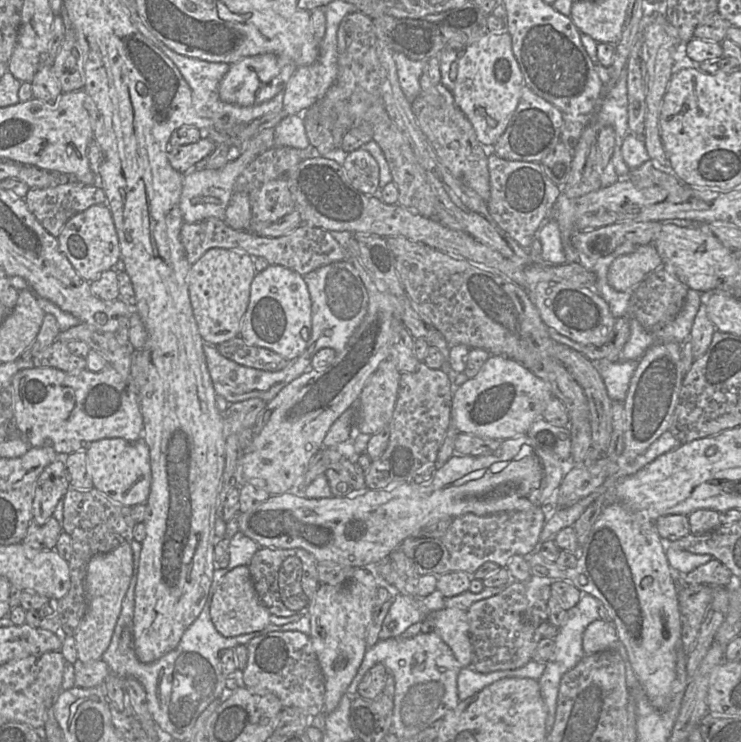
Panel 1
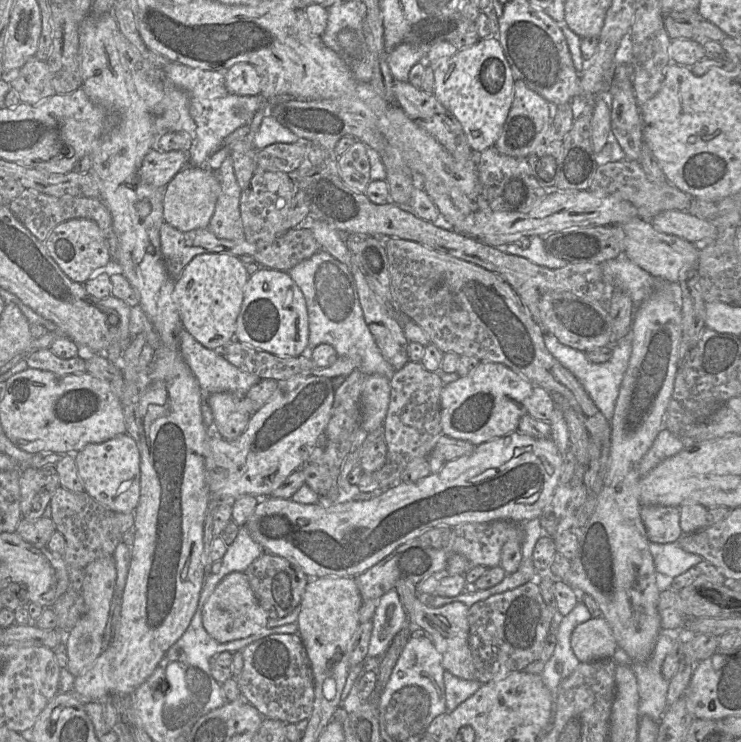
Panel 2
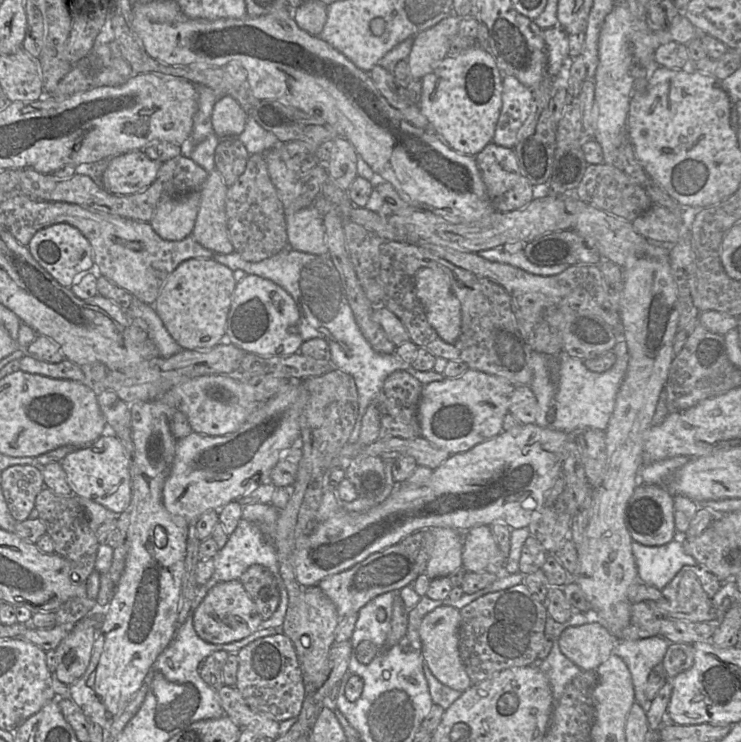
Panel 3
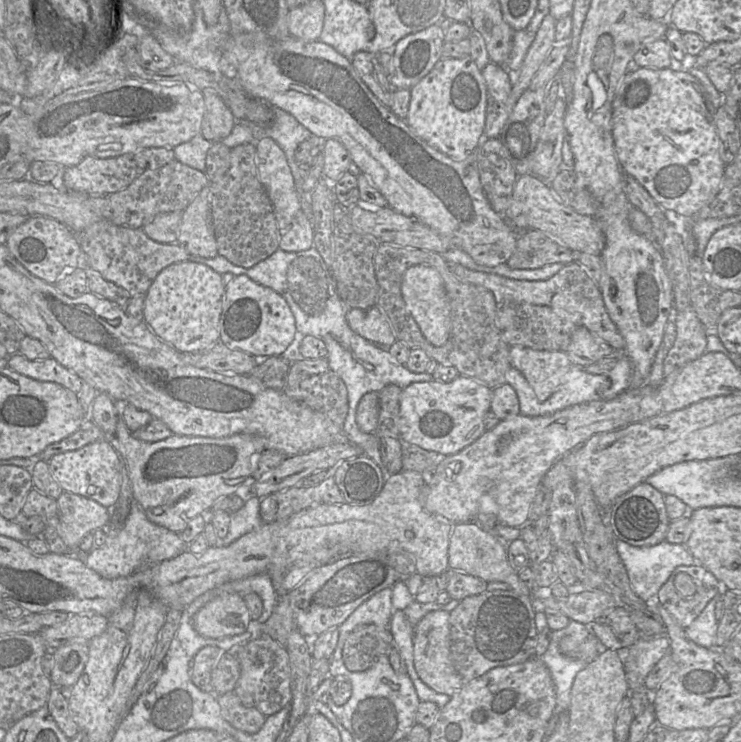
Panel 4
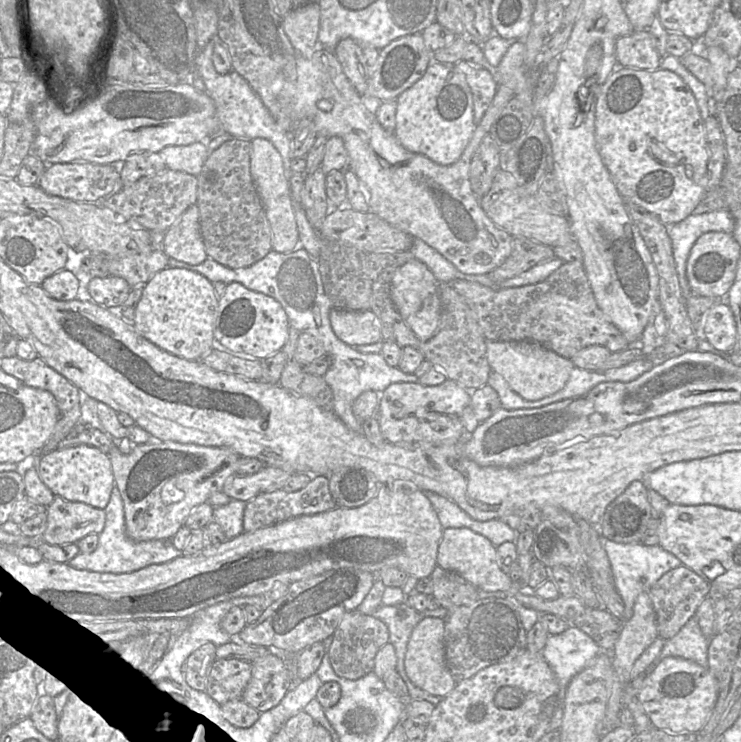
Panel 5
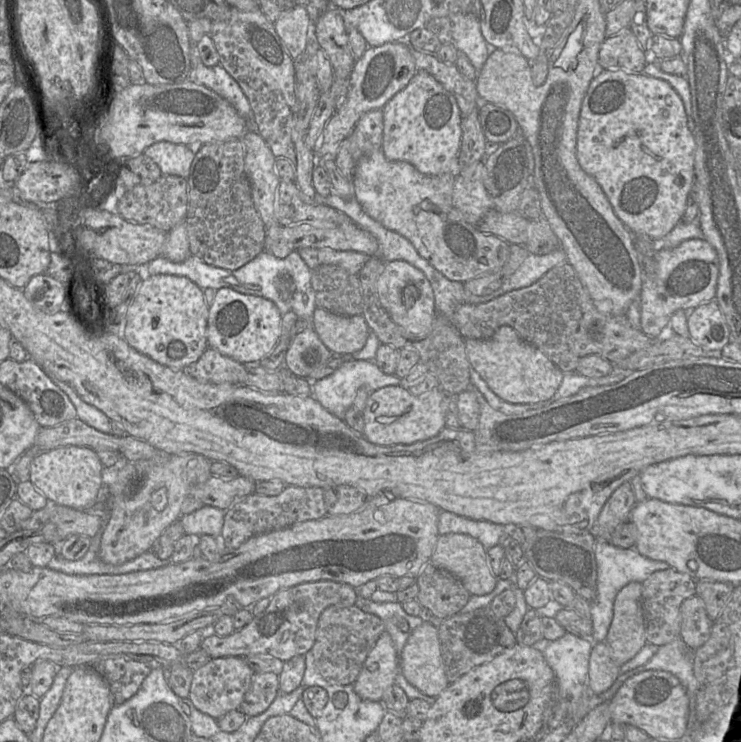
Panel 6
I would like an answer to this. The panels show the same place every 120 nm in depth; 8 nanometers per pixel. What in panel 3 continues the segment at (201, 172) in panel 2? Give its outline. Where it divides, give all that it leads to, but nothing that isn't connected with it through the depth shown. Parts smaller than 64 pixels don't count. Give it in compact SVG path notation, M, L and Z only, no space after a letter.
M200 189L179 196L164 197L150 225L164 240L180 241L190 236L200 206Z

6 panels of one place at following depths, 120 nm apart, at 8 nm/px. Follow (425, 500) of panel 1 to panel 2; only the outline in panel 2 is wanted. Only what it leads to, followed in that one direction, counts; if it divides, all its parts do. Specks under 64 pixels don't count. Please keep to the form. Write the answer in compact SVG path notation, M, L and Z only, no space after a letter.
M515 431L508 435L494 438L478 445L469 455L461 456L457 459L445 462L437 473L431 473L427 477L415 483L401 482L395 487L385 491L383 494L370 500L349 500L343 503L334 503L331 506L323 506L319 503L300 504L291 499L274 497L260 498L252 515L244 526L248 530L253 540L260 544L264 548L265 552L283 557L291 563L297 564L310 579L322 578L326 576L355 577L377 564L400 545L418 538L422 533L431 528L438 526L456 527L464 523L487 523L497 520L525 523L526 521L534 518L539 518L559 485L563 461L564 457L560 453L552 438L537 439Z

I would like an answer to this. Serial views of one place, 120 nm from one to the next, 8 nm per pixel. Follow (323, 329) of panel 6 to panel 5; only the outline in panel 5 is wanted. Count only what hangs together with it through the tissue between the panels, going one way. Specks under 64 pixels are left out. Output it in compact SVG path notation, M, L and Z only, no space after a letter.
M333 308L329 320L335 335L349 346L384 342L380 321L371 310L344 311Z

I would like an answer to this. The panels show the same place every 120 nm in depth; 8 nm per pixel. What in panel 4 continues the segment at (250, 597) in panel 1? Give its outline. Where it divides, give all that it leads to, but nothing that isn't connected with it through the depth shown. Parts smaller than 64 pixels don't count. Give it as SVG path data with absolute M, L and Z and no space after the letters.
M225 594L208 601L194 615L193 627L205 638L221 639L241 635L252 619L240 594Z

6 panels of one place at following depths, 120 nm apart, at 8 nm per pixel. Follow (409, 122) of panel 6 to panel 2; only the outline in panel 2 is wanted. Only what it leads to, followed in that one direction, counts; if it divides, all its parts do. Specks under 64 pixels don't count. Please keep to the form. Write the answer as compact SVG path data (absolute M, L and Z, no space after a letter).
M481 39L452 56L431 62L430 66L434 70L433 94L461 123L472 151L480 154L494 147L513 102L515 83L499 39Z

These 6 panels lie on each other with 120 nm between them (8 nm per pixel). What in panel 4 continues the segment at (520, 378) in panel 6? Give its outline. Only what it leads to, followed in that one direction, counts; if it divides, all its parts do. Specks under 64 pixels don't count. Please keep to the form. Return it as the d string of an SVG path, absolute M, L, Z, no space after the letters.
M511 346L509 358L512 368L523 374L540 402L550 398L573 365L564 351L535 350L523 346Z

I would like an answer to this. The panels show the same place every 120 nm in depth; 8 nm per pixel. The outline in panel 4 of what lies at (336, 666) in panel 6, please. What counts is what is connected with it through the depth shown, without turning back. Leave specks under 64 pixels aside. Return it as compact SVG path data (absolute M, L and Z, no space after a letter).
M374 624L357 626L348 636L342 652L345 667L351 672L370 669L382 654L389 654L393 641L390 629Z

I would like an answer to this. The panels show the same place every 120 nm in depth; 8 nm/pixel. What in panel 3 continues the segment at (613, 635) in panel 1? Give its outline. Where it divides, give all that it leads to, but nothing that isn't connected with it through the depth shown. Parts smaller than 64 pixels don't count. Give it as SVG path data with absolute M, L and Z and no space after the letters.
M598 622L569 627L559 638L559 647L565 657L582 671L596 670L605 662L618 643Z

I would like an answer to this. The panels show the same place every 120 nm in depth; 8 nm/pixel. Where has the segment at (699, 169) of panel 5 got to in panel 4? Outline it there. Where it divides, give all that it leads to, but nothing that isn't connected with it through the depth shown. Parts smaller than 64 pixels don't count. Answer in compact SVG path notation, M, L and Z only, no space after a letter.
M674 62L670 68L638 68L621 80L612 102L614 147L620 167L633 177L664 211L694 216L709 204L721 188L725 164L720 154L712 107L700 81L686 71L687 62Z

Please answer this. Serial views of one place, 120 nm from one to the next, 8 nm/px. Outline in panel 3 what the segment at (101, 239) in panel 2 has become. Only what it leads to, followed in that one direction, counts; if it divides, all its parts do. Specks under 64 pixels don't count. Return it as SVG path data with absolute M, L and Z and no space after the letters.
M58 223L37 231L27 248L32 257L62 286L70 287L94 266L93 251L89 241L75 227Z

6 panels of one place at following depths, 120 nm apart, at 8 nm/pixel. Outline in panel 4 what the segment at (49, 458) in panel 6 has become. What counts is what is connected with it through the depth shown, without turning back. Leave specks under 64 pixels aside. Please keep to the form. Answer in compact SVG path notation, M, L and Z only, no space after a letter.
M103 439L76 451L53 456L48 461L53 479L64 492L92 500L108 510L113 510L120 497L122 460L109 441Z

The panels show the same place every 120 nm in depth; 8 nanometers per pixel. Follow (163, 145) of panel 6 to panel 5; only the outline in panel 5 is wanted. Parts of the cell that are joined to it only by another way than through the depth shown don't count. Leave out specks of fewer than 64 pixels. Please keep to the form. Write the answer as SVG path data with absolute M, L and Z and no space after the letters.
M200 141L189 145L167 146L159 154L167 169L197 176L209 154L209 149Z

